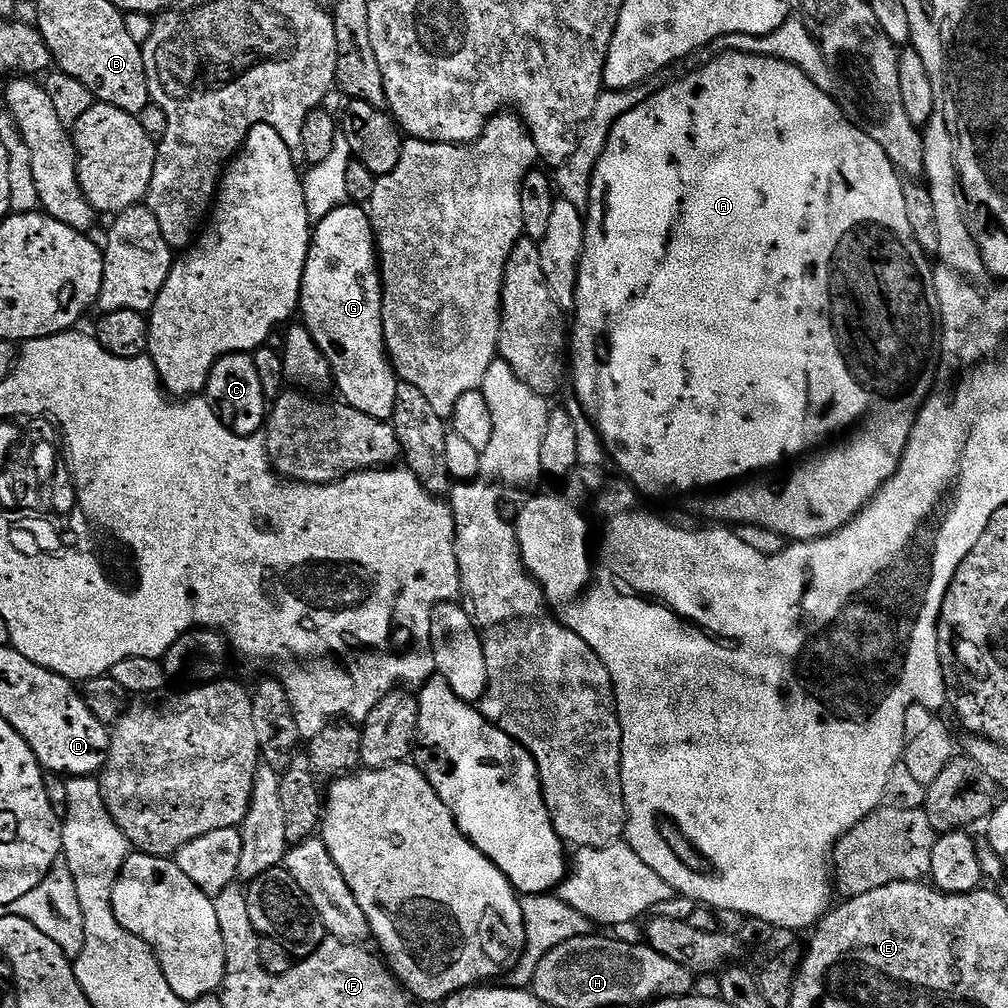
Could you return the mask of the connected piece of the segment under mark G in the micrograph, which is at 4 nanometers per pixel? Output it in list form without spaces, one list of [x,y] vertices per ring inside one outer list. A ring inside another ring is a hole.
[[[345,202],[338,205],[326,218],[315,221],[312,244],[302,278],[299,315],[314,342],[326,354],[335,391],[340,391],[343,403],[362,410],[379,420],[391,421],[396,401],[398,377],[392,361],[388,358],[388,347],[384,345],[382,326],[382,294],[384,285],[380,282],[376,236],[372,232],[371,218],[359,204]]]

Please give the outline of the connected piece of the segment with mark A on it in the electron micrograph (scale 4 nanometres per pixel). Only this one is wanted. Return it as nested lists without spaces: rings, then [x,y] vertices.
[[[730,52],[730,53],[722,53],[722,54],[721,54],[721,56],[718,56],[718,57],[716,57],[716,58],[714,58],[714,60],[713,60],[713,61],[712,61],[712,62],[710,62],[710,63],[709,63],[709,64],[708,64],[708,65],[704,65],[704,66],[702,66],[702,68],[701,68],[701,69],[698,69],[698,71],[696,71],[696,72],[689,72],[689,73],[687,73],[687,75],[686,75],[686,76],[684,76],[684,77],[682,77],[682,78],[680,78],[680,79],[677,79],[677,80],[676,80],[676,82],[675,82],[675,84],[674,84],[674,90],[676,90],[676,96],[672,96],[672,92],[671,92],[671,91],[673,91],[673,89],[672,89],[672,88],[671,88],[671,87],[668,87],[668,86],[667,86],[667,87],[664,87],[664,88],[663,88],[663,89],[661,89],[661,91],[660,91],[660,92],[658,92],[658,93],[656,93],[656,94],[654,94],[654,96],[653,96],[653,97],[652,97],[652,98],[650,98],[650,99],[649,99],[649,100],[648,100],[648,101],[646,101],[646,102],[644,102],[644,103],[643,103],[643,104],[641,104],[641,106],[640,106],[640,108],[636,108],[636,109],[634,109],[634,110],[630,110],[630,112],[629,112],[629,113],[627,113],[627,114],[625,114],[625,115],[624,115],[624,116],[621,116],[621,117],[620,117],[620,118],[618,118],[618,120],[617,120],[617,122],[616,122],[616,125],[614,125],[614,126],[613,126],[613,128],[612,128],[612,132],[611,132],[611,134],[609,134],[609,140],[608,140],[608,144],[607,144],[607,146],[606,146],[606,147],[605,147],[605,152],[604,152],[604,153],[603,153],[603,154],[602,154],[602,156],[601,156],[601,160],[600,160],[600,161],[598,161],[598,163],[597,163],[597,166],[596,166],[596,172],[595,172],[595,173],[594,173],[594,174],[593,174],[593,176],[592,176],[592,189],[591,189],[591,190],[590,190],[590,192],[589,192],[589,202],[588,202],[588,206],[587,206],[587,209],[586,209],[586,219],[585,219],[585,221],[584,221],[584,249],[583,249],[583,250],[582,250],[582,258],[581,258],[581,259],[580,259],[580,273],[579,273],[579,274],[578,274],[578,286],[577,286],[577,287],[576,287],[576,307],[575,307],[575,309],[574,309],[574,315],[576,315],[576,317],[574,317],[574,318],[573,318],[573,320],[572,320],[572,317],[571,317],[571,320],[570,320],[570,388],[571,388],[571,384],[572,384],[572,388],[573,388],[573,390],[574,390],[574,391],[576,391],[576,392],[573,392],[573,393],[574,393],[574,399],[576,399],[576,400],[577,400],[577,402],[579,402],[579,403],[580,403],[580,404],[581,404],[581,406],[582,406],[582,407],[583,407],[583,408],[584,408],[584,413],[585,413],[585,415],[586,415],[586,416],[587,416],[587,417],[588,417],[588,418],[589,418],[589,420],[591,420],[591,421],[592,421],[592,423],[593,423],[593,424],[594,424],[594,425],[595,425],[595,428],[596,428],[596,430],[597,430],[597,432],[599,432],[599,435],[600,435],[600,439],[601,439],[601,440],[602,440],[602,441],[603,441],[603,445],[604,445],[604,449],[605,449],[605,451],[606,451],[606,452],[607,452],[607,455],[608,455],[608,456],[609,456],[609,457],[610,457],[610,460],[611,460],[611,463],[612,463],[612,464],[613,464],[613,462],[614,462],[614,463],[616,463],[616,464],[617,464],[617,466],[618,466],[618,467],[620,467],[620,472],[621,472],[621,474],[622,474],[622,475],[624,475],[624,476],[625,476],[625,477],[624,477],[624,476],[621,476],[621,477],[623,477],[623,479],[624,479],[624,480],[625,480],[625,481],[627,481],[627,483],[628,483],[628,484],[629,484],[629,485],[631,485],[631,487],[632,487],[632,488],[633,488],[633,489],[635,489],[635,491],[636,491],[636,492],[637,492],[637,493],[639,493],[639,495],[640,495],[640,496],[641,496],[641,497],[644,497],[644,496],[649,496],[649,498],[650,498],[650,499],[652,499],[652,500],[665,500],[665,502],[666,502],[666,503],[668,503],[668,504],[672,504],[672,503],[676,503],[676,504],[681,504],[681,506],[682,506],[682,507],[684,507],[684,508],[689,508],[689,510],[690,510],[690,511],[692,511],[692,512],[697,512],[697,514],[698,514],[698,515],[700,515],[700,516],[705,516],[705,518],[706,518],[706,519],[708,519],[708,520],[705,520],[705,521],[708,521],[708,522],[719,522],[719,523],[720,523],[720,524],[721,524],[721,525],[724,525],[724,526],[739,526],[739,525],[744,525],[744,524],[749,524],[749,525],[750,525],[750,526],[758,526],[758,527],[764,527],[764,528],[765,528],[765,529],[766,529],[766,530],[770,530],[770,531],[773,531],[773,532],[774,532],[774,534],[778,534],[778,535],[782,535],[782,536],[784,536],[784,538],[785,538],[785,539],[786,539],[786,540],[787,540],[787,541],[788,541],[788,542],[803,542],[803,541],[806,541],[806,540],[821,540],[821,538],[823,538],[823,536],[832,536],[832,535],[833,535],[833,534],[835,534],[835,533],[836,533],[836,532],[838,532],[838,531],[840,531],[840,530],[842,530],[842,529],[843,529],[843,528],[844,528],[844,527],[846,527],[846,526],[847,526],[847,525],[848,525],[848,524],[849,524],[849,523],[850,523],[850,521],[851,521],[851,520],[853,520],[853,519],[854,519],[854,517],[856,517],[856,516],[857,516],[857,514],[859,514],[859,512],[860,512],[860,511],[862,511],[862,510],[863,510],[863,508],[865,508],[865,507],[866,507],[866,506],[867,506],[867,504],[869,504],[869,503],[870,503],[870,501],[871,501],[871,500],[872,500],[872,499],[874,499],[874,498],[875,498],[875,497],[876,497],[876,495],[877,495],[877,494],[878,494],[878,493],[880,493],[880,490],[881,490],[881,488],[883,488],[883,486],[884,486],[884,483],[886,483],[886,481],[888,481],[888,480],[889,480],[889,479],[890,479],[890,478],[891,478],[891,477],[892,477],[892,475],[893,475],[893,474],[895,474],[895,472],[897,472],[897,471],[898,471],[898,469],[899,469],[899,468],[900,468],[900,463],[901,463],[901,462],[902,462],[902,454],[903,454],[903,453],[904,453],[904,451],[905,451],[905,450],[906,450],[906,446],[907,446],[907,445],[908,445],[908,439],[909,439],[909,438],[910,438],[910,430],[911,430],[911,429],[912,429],[912,427],[913,427],[913,426],[914,426],[914,422],[915,422],[915,421],[916,421],[916,416],[917,416],[917,415],[918,415],[918,414],[919,414],[919,412],[920,412],[920,408],[921,408],[921,406],[923,406],[923,405],[924,405],[924,403],[925,403],[925,402],[927,402],[927,400],[928,400],[928,397],[929,397],[929,396],[931,396],[931,395],[932,395],[932,393],[933,393],[933,391],[934,391],[934,389],[935,389],[935,388],[936,388],[936,387],[937,387],[937,384],[938,384],[938,373],[939,373],[939,371],[940,371],[940,347],[941,347],[941,346],[942,346],[942,338],[941,338],[941,337],[940,337],[940,334],[941,334],[941,330],[940,330],[940,303],[939,303],[939,302],[938,302],[938,294],[937,294],[937,293],[936,293],[936,277],[935,277],[935,275],[934,275],[934,268],[933,268],[933,265],[932,265],[932,264],[931,264],[931,263],[930,263],[930,260],[929,260],[929,257],[928,257],[928,256],[927,256],[927,255],[926,255],[926,253],[925,253],[925,252],[924,252],[924,251],[923,251],[923,250],[922,250],[922,248],[921,248],[921,246],[920,246],[920,244],[919,244],[919,242],[918,242],[918,241],[917,241],[917,240],[916,240],[916,239],[915,239],[915,238],[914,238],[914,230],[910,230],[910,218],[906,218],[906,198],[902,198],[902,190],[903,190],[903,189],[904,189],[904,184],[903,184],[903,183],[902,183],[902,177],[901,177],[901,175],[900,175],[900,173],[899,173],[899,172],[897,172],[897,170],[896,170],[896,168],[895,168],[895,167],[894,167],[894,166],[893,166],[893,165],[892,165],[892,163],[891,163],[891,162],[890,162],[890,158],[886,158],[886,154],[885,154],[885,153],[884,153],[884,151],[883,151],[883,150],[882,150],[882,146],[878,146],[878,142],[874,142],[874,138],[870,138],[870,137],[869,137],[869,136],[867,136],[867,135],[866,135],[866,133],[865,133],[865,132],[864,132],[864,131],[862,131],[862,130],[861,130],[861,129],[860,129],[860,128],[857,128],[857,127],[856,127],[856,125],[855,125],[855,124],[853,124],[853,123],[852,123],[852,121],[851,121],[851,120],[849,120],[849,119],[848,119],[848,117],[847,117],[847,116],[845,116],[845,115],[844,115],[844,113],[843,113],[843,112],[841,112],[841,110],[840,110],[840,105],[839,105],[839,104],[837,104],[837,103],[836,103],[836,101],[835,101],[835,99],[833,99],[833,97],[832,97],[832,96],[831,96],[831,95],[829,95],[829,93],[826,93],[826,92],[824,92],[824,91],[822,91],[822,89],[821,89],[821,88],[819,88],[819,87],[818,87],[818,86],[814,86],[814,82],[810,82],[810,78],[806,78],[806,74],[802,74],[802,70],[798,70],[798,69],[797,69],[797,68],[796,68],[796,67],[795,67],[795,66],[794,66],[794,65],[793,65],[793,64],[787,64],[787,63],[786,63],[786,62],[782,62],[782,61],[781,61],[781,60],[779,60],[779,59],[778,59],[778,58],[770,58],[770,57],[769,57],[769,56],[759,56],[759,55],[758,55],[758,54],[750,54],[750,53],[749,53],[749,52]]]

